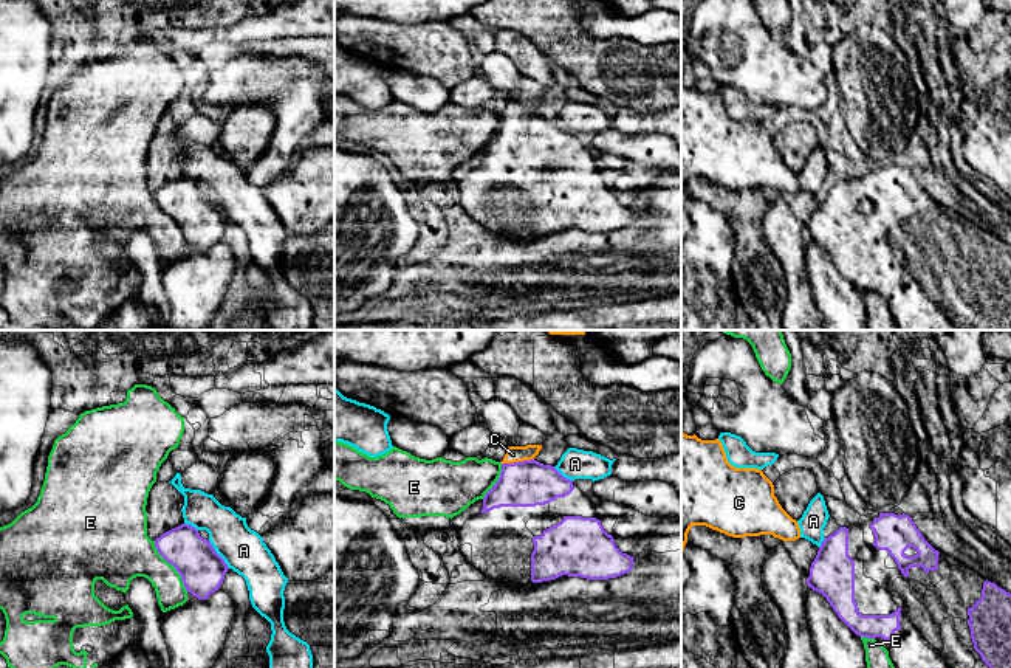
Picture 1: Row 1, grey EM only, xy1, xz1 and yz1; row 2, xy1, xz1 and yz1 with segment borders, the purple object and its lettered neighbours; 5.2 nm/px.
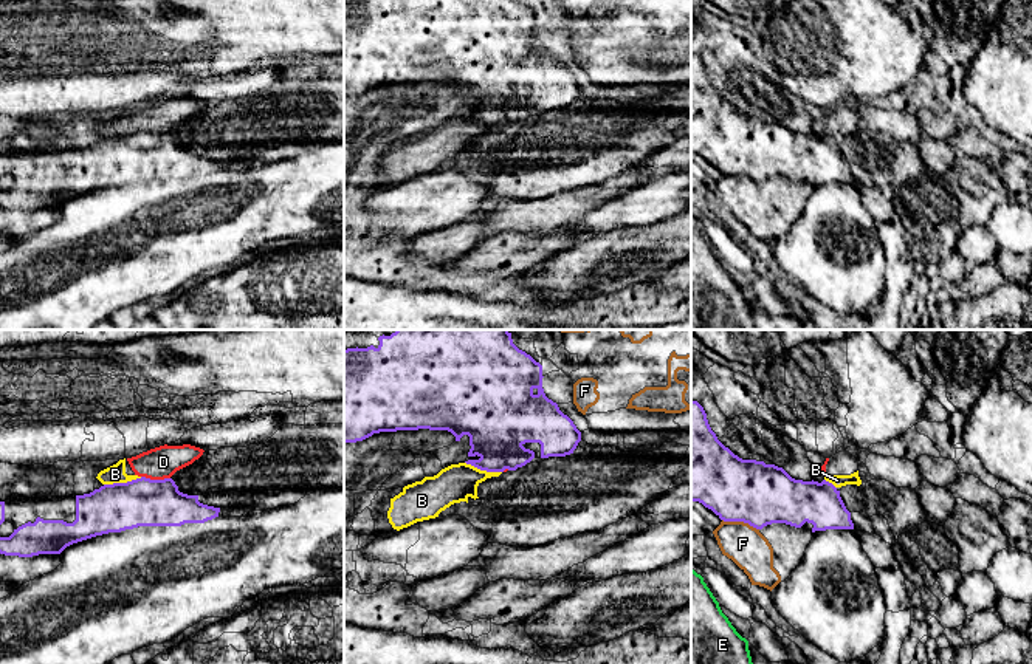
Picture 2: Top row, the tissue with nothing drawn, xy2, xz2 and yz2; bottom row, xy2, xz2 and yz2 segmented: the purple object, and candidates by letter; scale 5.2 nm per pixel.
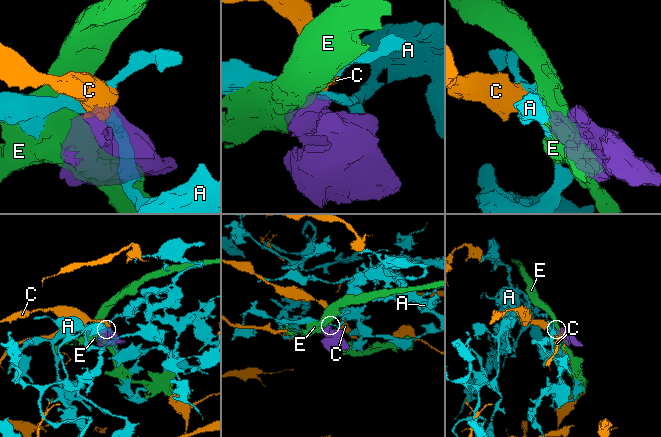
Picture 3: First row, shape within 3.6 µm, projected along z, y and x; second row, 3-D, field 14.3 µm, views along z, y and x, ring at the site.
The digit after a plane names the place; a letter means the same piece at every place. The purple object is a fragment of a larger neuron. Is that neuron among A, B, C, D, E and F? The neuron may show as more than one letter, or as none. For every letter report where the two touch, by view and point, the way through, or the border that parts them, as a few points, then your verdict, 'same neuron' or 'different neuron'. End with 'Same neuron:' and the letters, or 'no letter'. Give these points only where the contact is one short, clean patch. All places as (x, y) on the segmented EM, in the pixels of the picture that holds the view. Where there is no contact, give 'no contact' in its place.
A: meets purple in xy1 at (217, 554); border along xy1 (209, 540), (214, 550), (229, 568); different neuron
B: meets purple in xy2 at (123, 483); border along xy2 (141, 477), (104, 485); different neuron
C: meets purple in xz1 at (517, 462); runs through xz1 (522, 484), (517, 462), (513, 454); same neuron
D: meets purple in xy2 at (155, 480); border along xy2 (141, 475), (169, 479); different neuron
E: meets purple in xy1 at (172, 564); different neuron
F: meets purple in yz2 at (741, 520); different neuron
Same neuron: C

